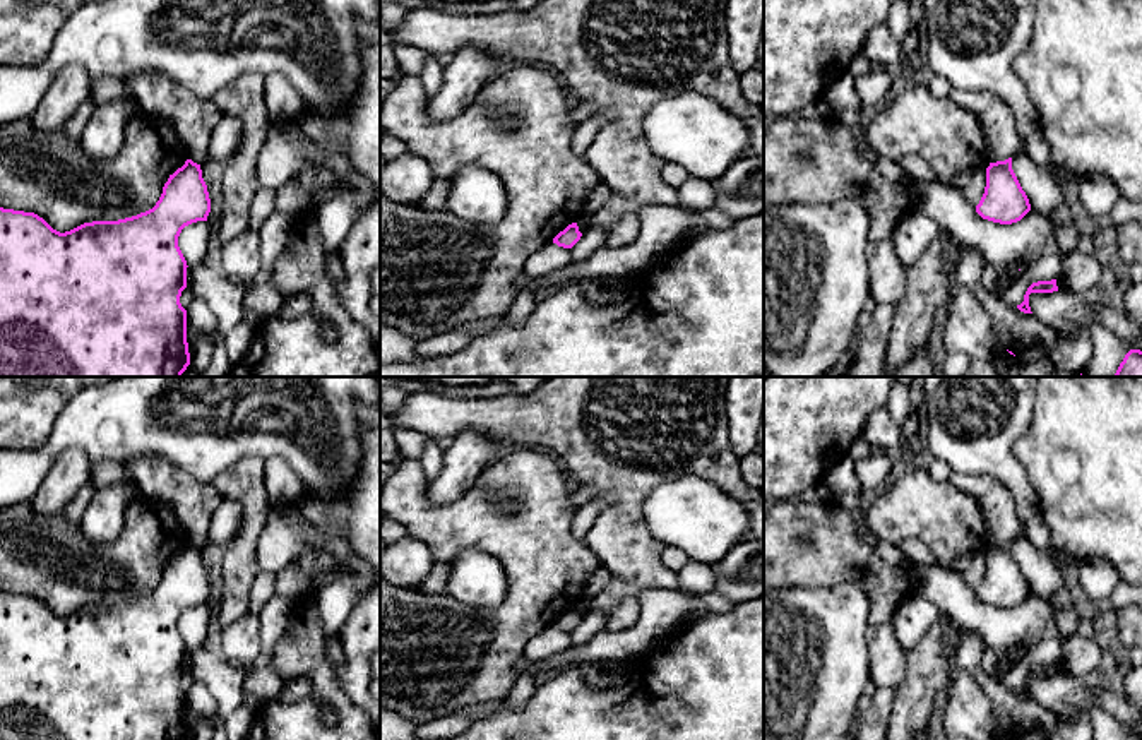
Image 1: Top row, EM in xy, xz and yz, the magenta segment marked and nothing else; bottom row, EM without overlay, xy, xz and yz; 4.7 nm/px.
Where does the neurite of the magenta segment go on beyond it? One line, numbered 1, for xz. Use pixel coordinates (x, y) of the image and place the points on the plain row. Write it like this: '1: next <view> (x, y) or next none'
1: next none

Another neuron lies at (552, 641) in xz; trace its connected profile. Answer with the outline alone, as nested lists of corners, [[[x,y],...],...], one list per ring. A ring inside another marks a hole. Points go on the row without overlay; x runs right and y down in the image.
[[[550,625],[534,636],[526,646],[526,659],[531,663],[544,661],[572,646],[570,632],[558,630]]]

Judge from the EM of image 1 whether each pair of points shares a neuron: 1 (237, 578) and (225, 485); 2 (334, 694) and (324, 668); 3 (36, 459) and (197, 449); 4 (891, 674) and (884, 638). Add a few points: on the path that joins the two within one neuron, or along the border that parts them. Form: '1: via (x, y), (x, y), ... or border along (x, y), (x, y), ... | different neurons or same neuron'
1: via (240, 554), (247, 538), (247, 506) | same neuron
2: via (327, 687), (324, 675) | same neuron
3: via (76, 434), (158, 434) | same neuron
4: via (889, 665), (884, 646) | same neuron

